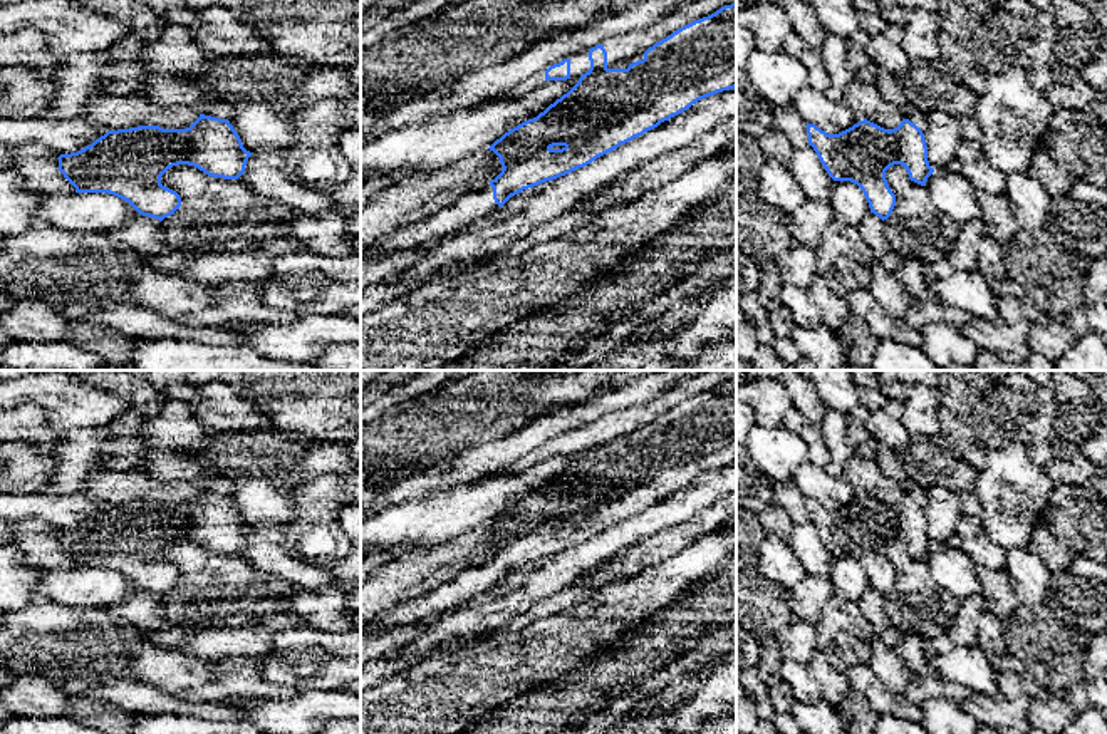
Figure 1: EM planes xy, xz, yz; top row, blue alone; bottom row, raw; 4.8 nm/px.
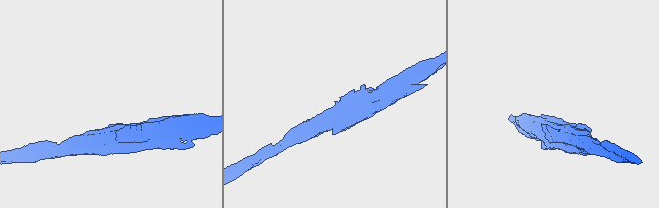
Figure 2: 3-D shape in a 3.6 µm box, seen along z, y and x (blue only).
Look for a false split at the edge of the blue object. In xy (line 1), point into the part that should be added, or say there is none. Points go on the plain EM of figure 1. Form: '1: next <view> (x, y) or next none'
1: next none

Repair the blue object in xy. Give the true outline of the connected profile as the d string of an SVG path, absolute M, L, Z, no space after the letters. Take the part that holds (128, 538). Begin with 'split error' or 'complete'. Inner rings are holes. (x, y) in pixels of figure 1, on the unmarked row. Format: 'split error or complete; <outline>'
complete; M200 489L186 504L107 506L77 528L60 530L59 546L75 568L109 568L163 597L181 582L179 570L161 560L169 543L188 540L211 553L238 555L252 530L228 494Z

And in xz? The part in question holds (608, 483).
split error; M736 377L731 380L721 382L720 385L716 385L715 389L711 389L708 392L703 392L699 395L694 395L694 397L678 404L676 407L673 407L671 411L663 414L661 417L656 417L652 422L649 422L644 427L644 434L629 439L627 444L609 444L607 442L607 427L605 427L604 421L599 419L589 426L579 427L577 431L574 431L570 434L564 434L562 437L554 439L545 446L545 456L567 456L570 452L577 454L579 457L567 469L564 469L560 474L557 474L554 479L550 479L537 493L528 494L528 496L518 499L517 503L510 504L508 508L505 508L500 514L496 514L488 523L490 526L493 526L500 533L500 540L503 543L502 548L495 555L490 556L490 561L493 563L493 575L500 583L512 571L522 568L523 565L538 561L545 556L557 555L557 553L565 551L565 550L569 550L579 543L590 540L597 533L617 525L621 519L626 519L626 518L632 516L634 513L639 513L644 508L657 503L661 498L669 496L671 493L684 488L694 478L698 478L704 473L715 471L718 468L735 464L736 463Z

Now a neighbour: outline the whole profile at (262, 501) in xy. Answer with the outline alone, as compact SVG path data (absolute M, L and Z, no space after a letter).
M263 476L240 481L228 496L250 528L283 526L295 518L299 509L292 489Z

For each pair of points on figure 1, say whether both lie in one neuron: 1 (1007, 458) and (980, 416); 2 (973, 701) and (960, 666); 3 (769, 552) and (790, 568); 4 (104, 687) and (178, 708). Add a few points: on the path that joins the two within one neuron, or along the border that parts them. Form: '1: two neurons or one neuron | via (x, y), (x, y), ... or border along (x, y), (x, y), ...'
1: two neurons | border along (1013, 441), (1027, 446)
2: two neurons | border along (971, 691), (998, 696)
3: one neuron | via (774, 557), (785, 568)
4: one neuron | via (123, 692), (160, 702)

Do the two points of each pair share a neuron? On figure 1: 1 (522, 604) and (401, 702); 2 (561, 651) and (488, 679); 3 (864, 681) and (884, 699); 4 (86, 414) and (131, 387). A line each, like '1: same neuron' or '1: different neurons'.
1: different neurons
2: same neuron
3: same neuron
4: different neurons

